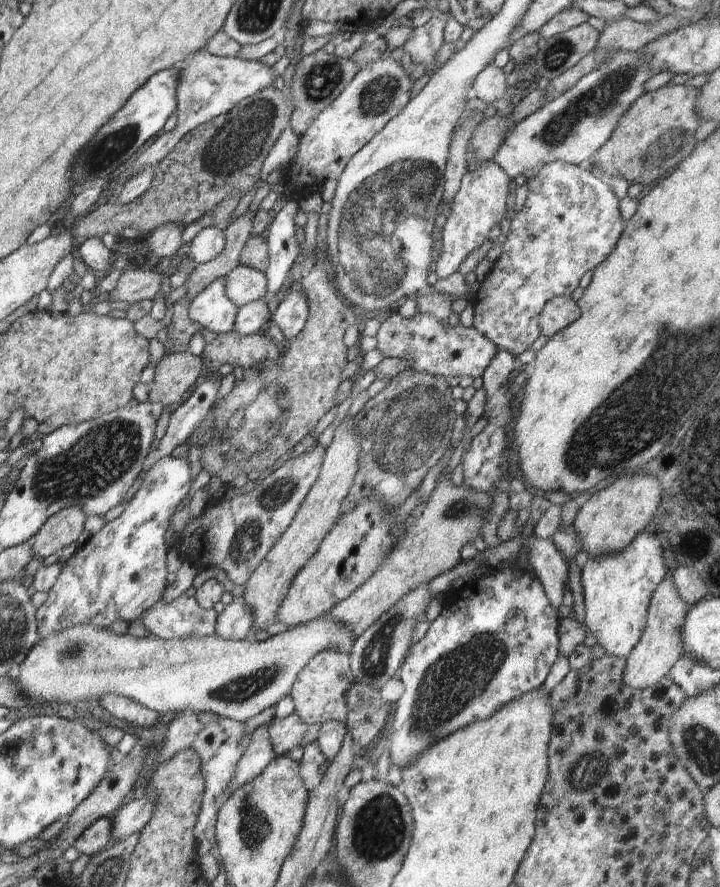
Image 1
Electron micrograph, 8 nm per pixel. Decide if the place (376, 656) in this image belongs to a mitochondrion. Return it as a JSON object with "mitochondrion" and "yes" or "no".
{"mitochondrion":"yes"}

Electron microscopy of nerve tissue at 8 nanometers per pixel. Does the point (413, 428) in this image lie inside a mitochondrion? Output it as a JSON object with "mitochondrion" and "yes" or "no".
{"mitochondrion":"yes"}

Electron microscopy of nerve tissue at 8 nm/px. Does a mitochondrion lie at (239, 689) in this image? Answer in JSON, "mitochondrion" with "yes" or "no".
{"mitochondrion":"yes"}

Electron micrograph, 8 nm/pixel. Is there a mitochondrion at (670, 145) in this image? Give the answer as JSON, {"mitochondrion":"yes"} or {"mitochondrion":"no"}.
{"mitochondrion":"yes"}

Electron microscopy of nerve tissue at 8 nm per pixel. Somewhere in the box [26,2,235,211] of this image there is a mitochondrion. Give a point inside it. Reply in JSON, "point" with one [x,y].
{"point":[112,146]}

